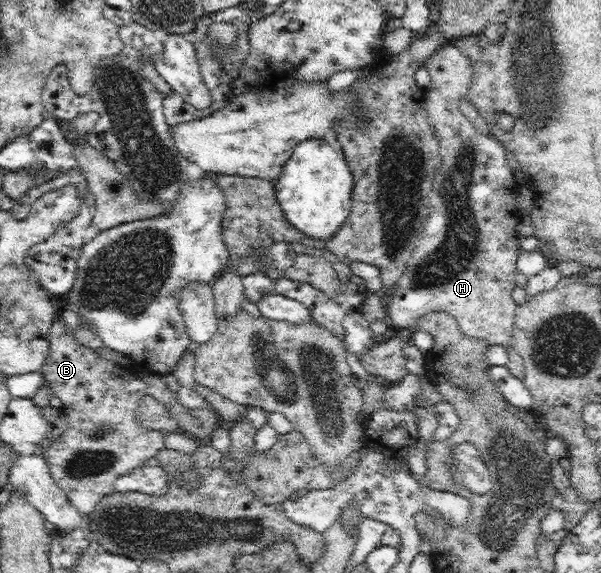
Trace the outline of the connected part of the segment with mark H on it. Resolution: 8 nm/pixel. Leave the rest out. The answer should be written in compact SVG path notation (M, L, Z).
M448 43L427 58L422 66L431 76L430 89L425 93L424 101L429 123L439 137L442 161L435 173L428 201L429 214L423 223L420 240L396 282L398 289L393 291L386 309L387 316L394 328L406 330L415 327L427 312L445 311L455 317L463 335L482 338L489 346L502 344L509 347L513 342L514 316L519 305L511 294L521 282L516 267L517 249L520 248L516 229L521 216L517 210L519 186L507 164L505 147L491 136L481 134L460 110L459 100L466 97L475 76L471 59Z

